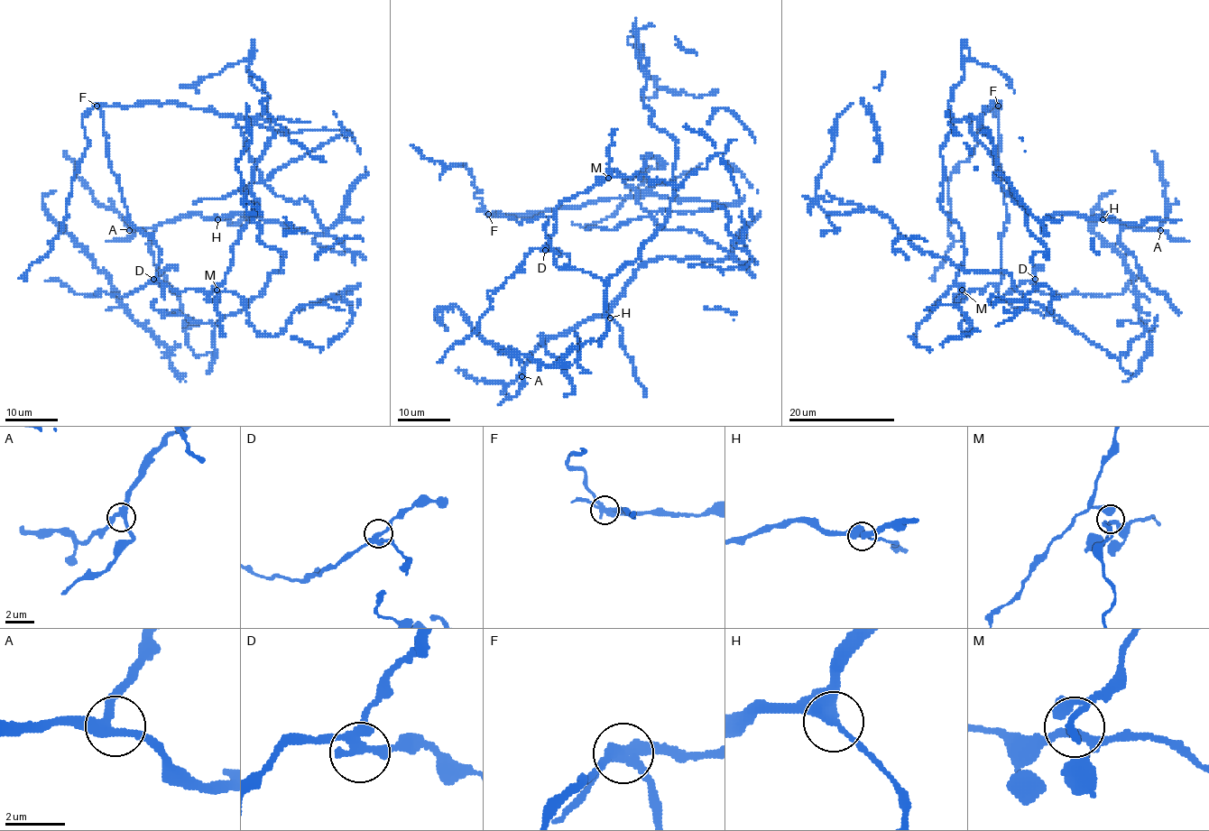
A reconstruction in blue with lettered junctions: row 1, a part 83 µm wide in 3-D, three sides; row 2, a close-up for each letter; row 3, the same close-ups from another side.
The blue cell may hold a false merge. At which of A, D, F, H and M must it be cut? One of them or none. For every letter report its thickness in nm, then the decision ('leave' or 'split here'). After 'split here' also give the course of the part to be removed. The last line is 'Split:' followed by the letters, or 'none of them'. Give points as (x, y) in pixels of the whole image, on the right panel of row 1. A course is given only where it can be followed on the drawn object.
A: 300 nm thick; leave
D: 280 nm thick; leave
F: 320 nm thick; split here; foreign part runs (998, 106), (992, 103), (979, 120), (982, 131), (990, 129), (996, 160), (995, 180), (1015, 205)
H: 340 nm thick; leave
M: 240 nm thick; leave
Split: F

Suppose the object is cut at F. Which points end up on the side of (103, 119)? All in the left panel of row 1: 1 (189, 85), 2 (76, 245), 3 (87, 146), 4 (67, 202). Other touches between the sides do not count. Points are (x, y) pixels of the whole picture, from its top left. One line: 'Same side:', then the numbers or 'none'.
Same side: 1, 2

